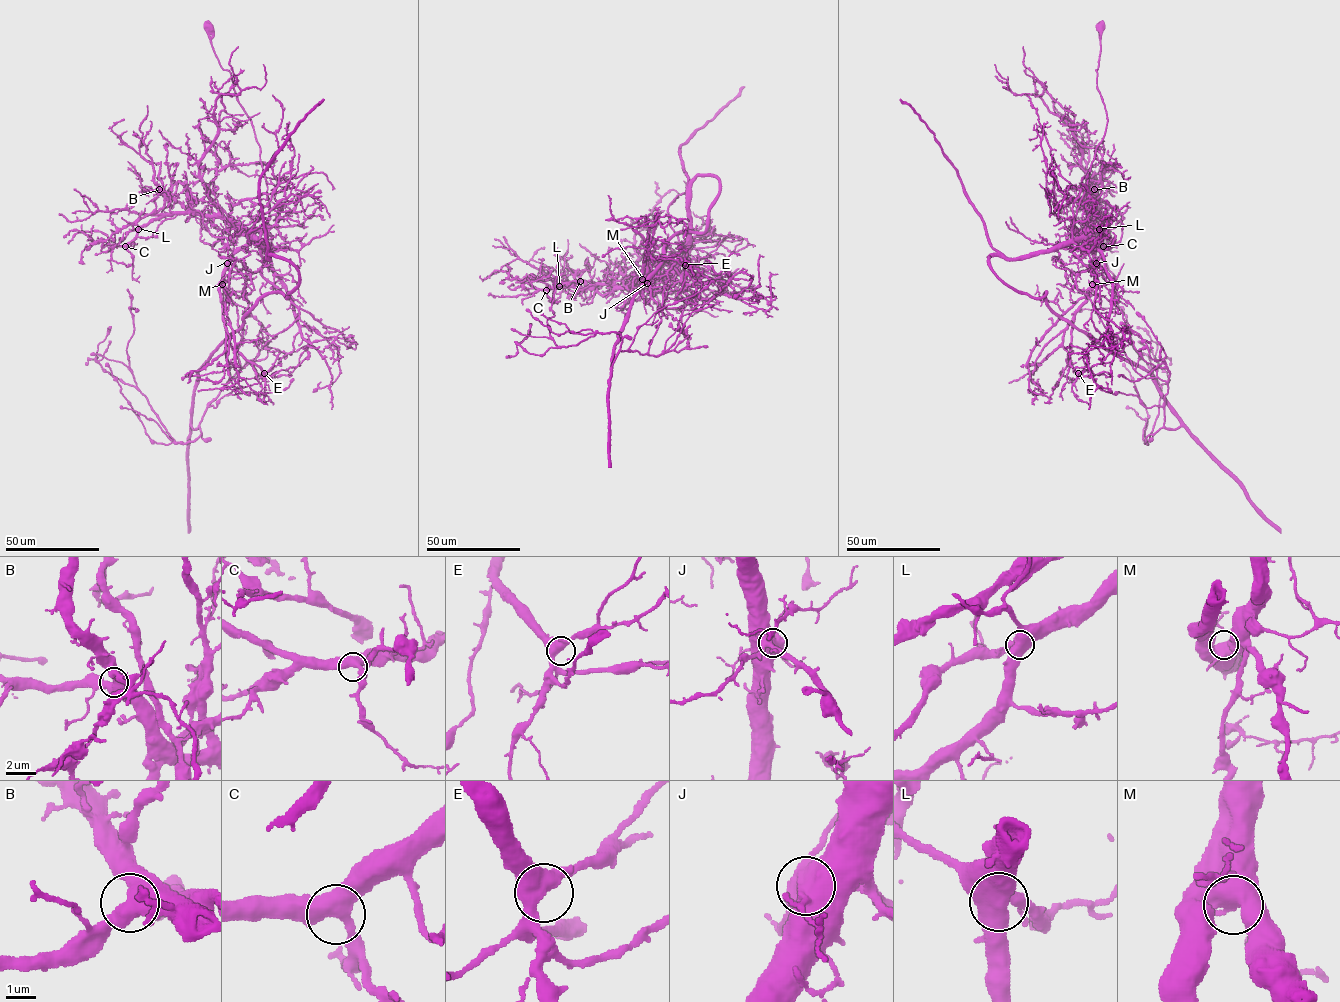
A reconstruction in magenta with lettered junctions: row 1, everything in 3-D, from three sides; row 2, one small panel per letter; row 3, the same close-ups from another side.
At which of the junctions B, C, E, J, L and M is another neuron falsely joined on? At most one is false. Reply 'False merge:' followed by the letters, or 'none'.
False merge: J

